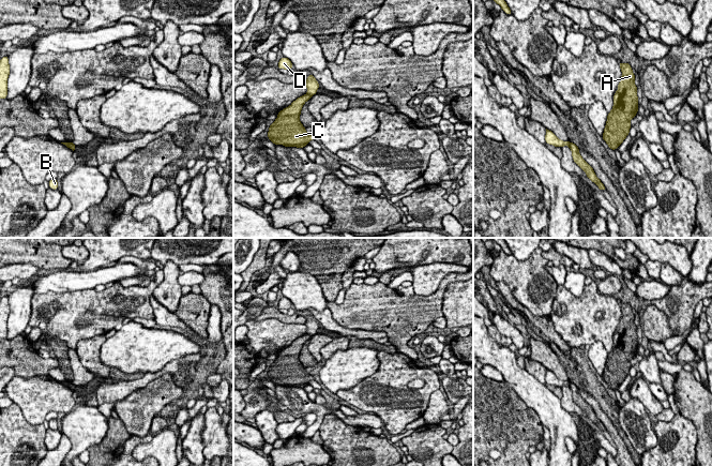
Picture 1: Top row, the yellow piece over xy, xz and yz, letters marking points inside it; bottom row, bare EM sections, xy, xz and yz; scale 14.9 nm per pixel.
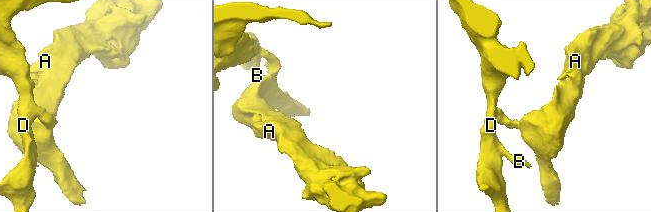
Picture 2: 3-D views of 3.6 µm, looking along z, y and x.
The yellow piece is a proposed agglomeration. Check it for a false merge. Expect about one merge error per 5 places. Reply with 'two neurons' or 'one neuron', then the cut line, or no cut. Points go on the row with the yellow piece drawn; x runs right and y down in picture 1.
two neurons; cut in xz along (307, 93), (311, 95)

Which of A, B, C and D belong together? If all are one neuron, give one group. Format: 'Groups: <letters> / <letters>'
Groups: A C / B D

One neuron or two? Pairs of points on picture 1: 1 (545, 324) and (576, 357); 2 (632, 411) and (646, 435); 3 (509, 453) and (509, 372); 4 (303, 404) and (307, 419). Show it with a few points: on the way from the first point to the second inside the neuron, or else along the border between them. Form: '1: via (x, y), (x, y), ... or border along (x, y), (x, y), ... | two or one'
1: border along (569, 347), (570, 355) | two
2: via (633, 417), (640, 430) | one
3: border along (503, 380), (526, 404) | two
4: border along (313, 411), (316, 415), (316, 419), (307, 426) | two

